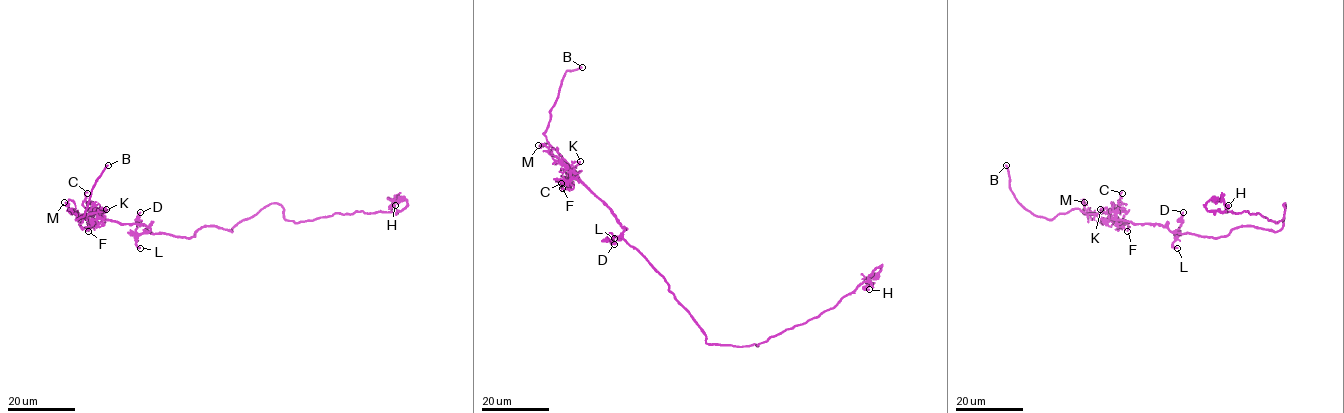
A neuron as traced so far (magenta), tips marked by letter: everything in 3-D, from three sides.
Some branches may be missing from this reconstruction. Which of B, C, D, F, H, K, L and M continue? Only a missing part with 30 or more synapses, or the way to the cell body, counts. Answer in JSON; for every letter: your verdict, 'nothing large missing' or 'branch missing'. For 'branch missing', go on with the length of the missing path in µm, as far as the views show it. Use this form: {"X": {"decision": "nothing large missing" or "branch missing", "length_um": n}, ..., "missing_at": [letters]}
{"B": {"decision": "branch missing", "length_um": 35}, "C": {"decision": "nothing large missing"}, "D": {"decision": "nothing large missing"}, "F": {"decision": "nothing large missing"}, "H": {"decision": "nothing large missing"}, "K": {"decision": "nothing large missing"}, "L": {"decision": "nothing large missing"}, "M": {"decision": "nothing large missing"}, "missing_at": ["B"]}

